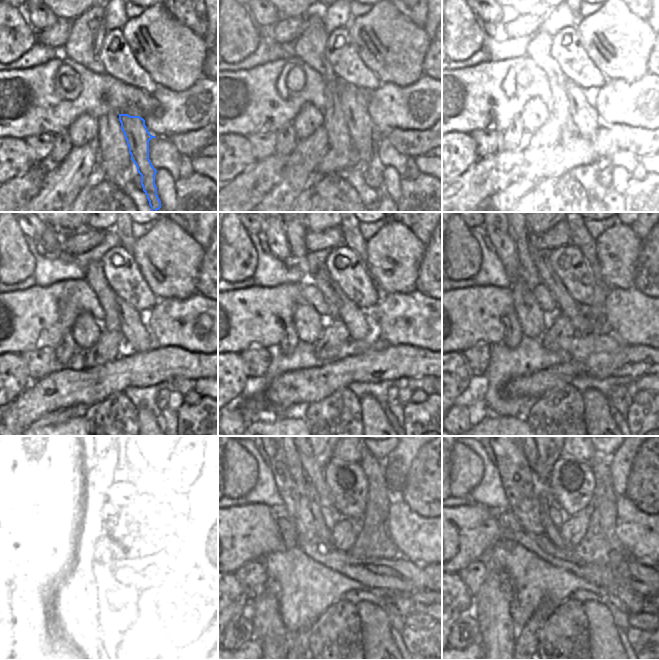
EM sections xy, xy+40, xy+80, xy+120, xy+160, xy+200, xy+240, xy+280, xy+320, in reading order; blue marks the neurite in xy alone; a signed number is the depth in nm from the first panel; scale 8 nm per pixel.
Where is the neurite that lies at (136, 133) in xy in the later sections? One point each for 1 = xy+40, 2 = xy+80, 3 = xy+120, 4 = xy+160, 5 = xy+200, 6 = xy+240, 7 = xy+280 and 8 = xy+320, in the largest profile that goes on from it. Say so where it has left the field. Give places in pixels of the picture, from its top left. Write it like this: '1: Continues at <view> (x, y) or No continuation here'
1: Continues at xy+40 (354, 101)
2: Continues at xy+80 (584, 117)
3: Continues at xy+120 (137, 338)
4: Continues at xy+160 (358, 323)
5: Continues at xy+200 (577, 314)
6: Continues at xy+240 (90, 473)
7: Continues at xy+280 (315, 474)
8: Continues at xy+320 (531, 456)

